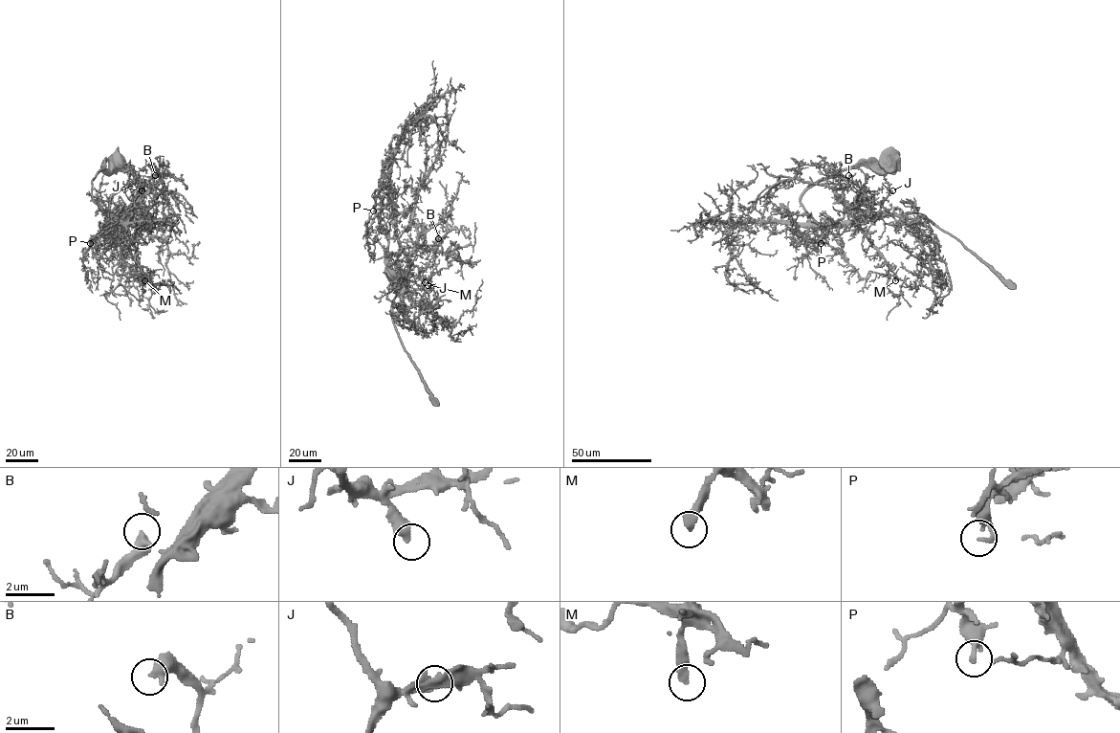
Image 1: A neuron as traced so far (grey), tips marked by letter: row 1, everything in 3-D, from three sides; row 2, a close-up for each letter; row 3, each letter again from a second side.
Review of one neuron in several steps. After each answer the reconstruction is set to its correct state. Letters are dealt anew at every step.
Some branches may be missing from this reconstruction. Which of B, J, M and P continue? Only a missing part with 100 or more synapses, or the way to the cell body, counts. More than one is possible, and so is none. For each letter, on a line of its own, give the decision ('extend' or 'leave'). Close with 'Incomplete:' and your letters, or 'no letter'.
B: leave
J: leave
M: leave
P: leave
Incomplete: no letter

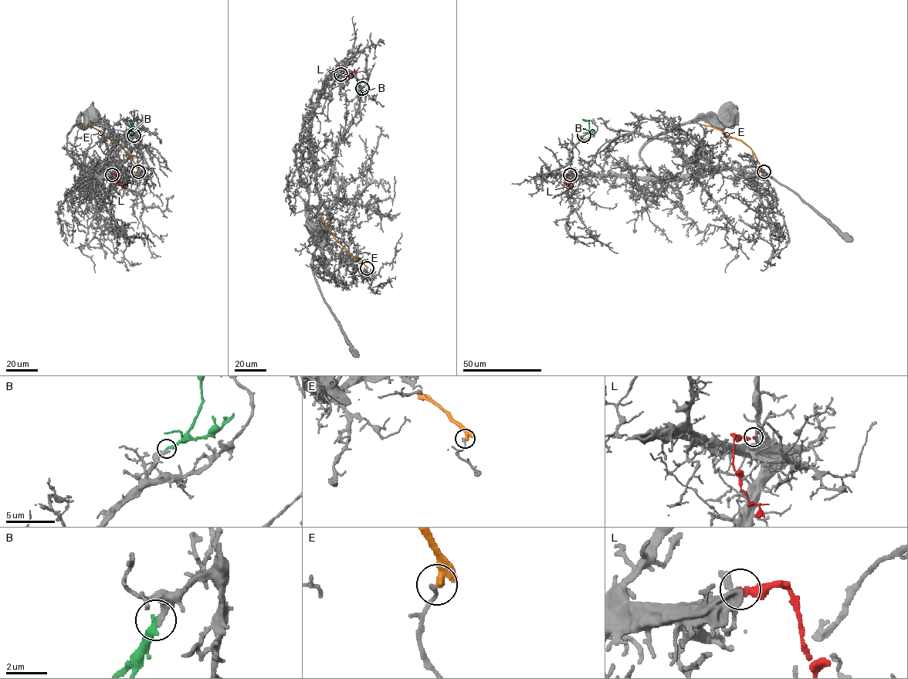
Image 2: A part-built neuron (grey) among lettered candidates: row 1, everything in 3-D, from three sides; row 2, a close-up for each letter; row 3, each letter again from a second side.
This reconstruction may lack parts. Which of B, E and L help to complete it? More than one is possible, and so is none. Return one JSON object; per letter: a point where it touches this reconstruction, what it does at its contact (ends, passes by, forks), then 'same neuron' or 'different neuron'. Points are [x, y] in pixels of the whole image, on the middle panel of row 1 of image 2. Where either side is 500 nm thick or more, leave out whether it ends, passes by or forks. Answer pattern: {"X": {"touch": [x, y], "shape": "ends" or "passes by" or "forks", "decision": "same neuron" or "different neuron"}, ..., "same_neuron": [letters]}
{"B": {"touch": [362, 88], "shape": "ends", "decision": "same neuron"}, "E": {"touch": [367, 268], "shape": "ends", "decision": "different neuron"}, "L": {"touch": [340, 74], "shape": "ends", "decision": "different neuron"}, "same_neuron": ["B"]}

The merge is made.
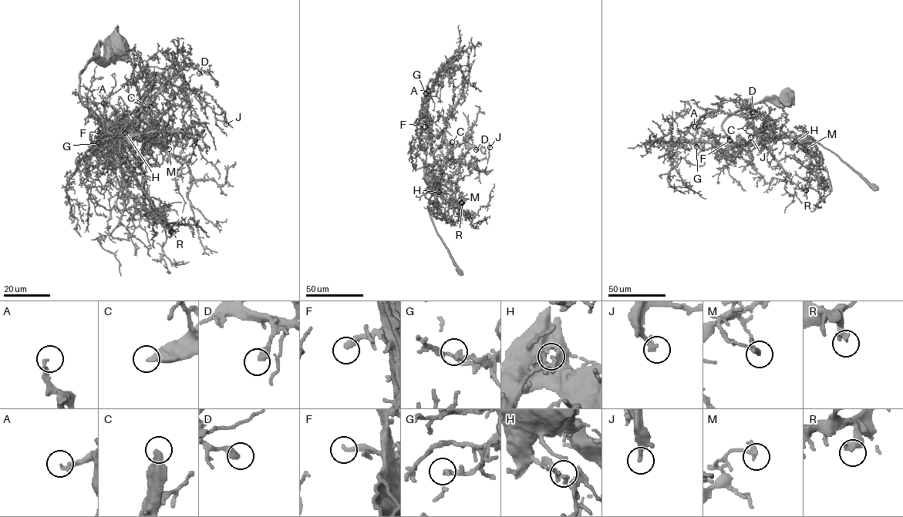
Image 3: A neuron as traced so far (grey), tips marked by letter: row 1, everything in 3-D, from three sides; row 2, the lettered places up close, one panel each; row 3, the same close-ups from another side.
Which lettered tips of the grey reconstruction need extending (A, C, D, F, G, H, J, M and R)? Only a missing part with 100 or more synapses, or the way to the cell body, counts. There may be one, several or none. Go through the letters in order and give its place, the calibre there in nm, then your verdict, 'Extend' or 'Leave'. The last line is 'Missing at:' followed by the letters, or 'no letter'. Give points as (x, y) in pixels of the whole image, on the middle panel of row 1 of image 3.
A: Place: (428, 91). Thickness 190 nm. Leave
C: Place: (452, 142). Thickness 440 nm. Extend
D: Place: (476, 149). Thickness 400 nm. Leave
F: Place: (425, 126). Thickness 280 nm. Leave
G: Place: (426, 93). Thickness 180 nm. Leave
H: Place: (439, 192). Thickness 180 nm. Leave
J: Place: (490, 147). Thickness 240 nm. Leave
M: Place: (461, 202). Thickness 220 nm. Leave
R: Place: (462, 203). Thickness 400 nm. Leave
Missing at: C

